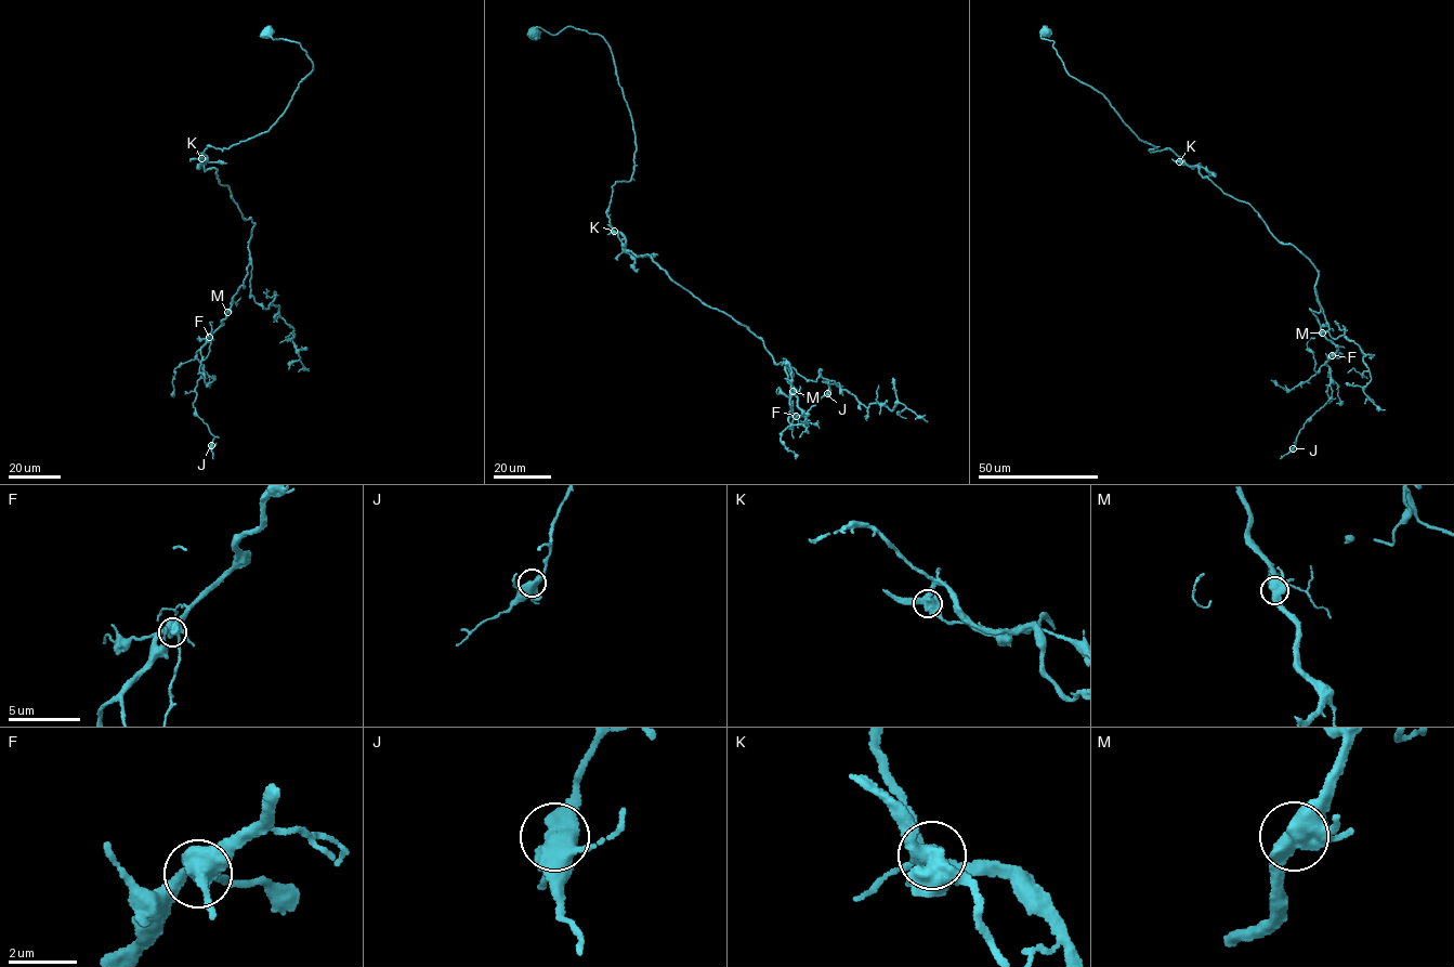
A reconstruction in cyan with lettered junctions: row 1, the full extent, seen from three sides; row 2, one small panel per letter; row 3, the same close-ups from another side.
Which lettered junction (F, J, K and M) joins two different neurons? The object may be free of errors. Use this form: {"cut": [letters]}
{"cut": ["K"]}

